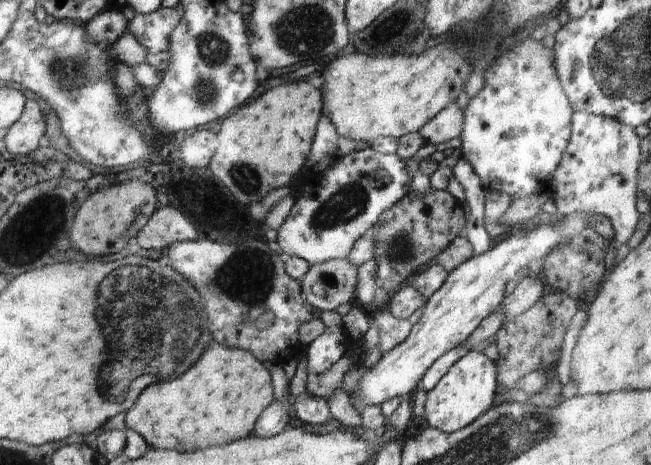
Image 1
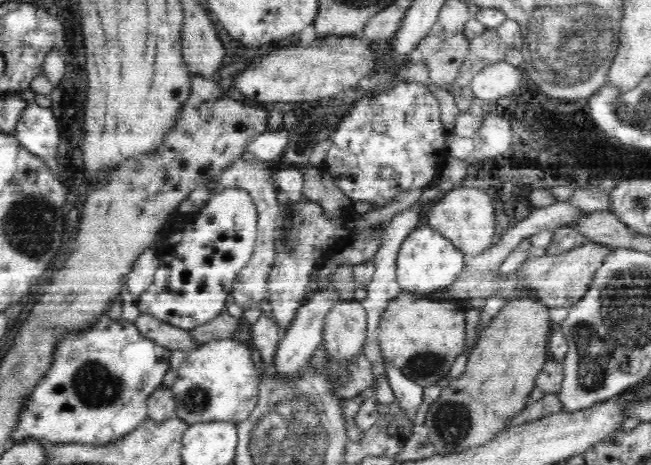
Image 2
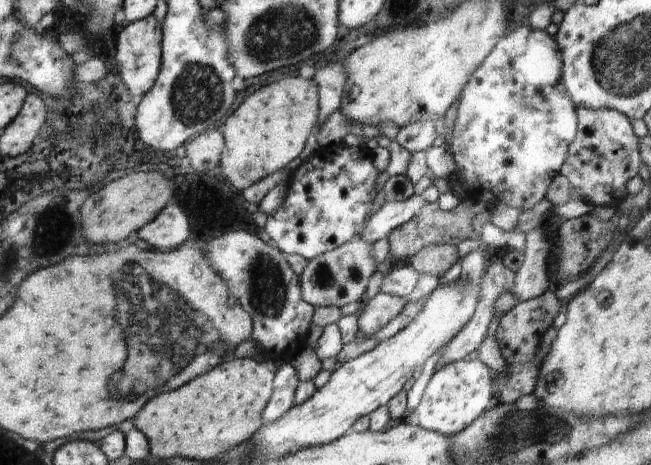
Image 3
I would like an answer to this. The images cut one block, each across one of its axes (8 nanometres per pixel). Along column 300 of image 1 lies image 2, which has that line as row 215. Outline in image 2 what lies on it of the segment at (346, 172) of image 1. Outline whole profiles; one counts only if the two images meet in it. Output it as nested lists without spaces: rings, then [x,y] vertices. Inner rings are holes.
[[[234,187],[213,192],[204,206],[192,216],[192,222],[183,222],[181,227],[163,238],[162,247],[156,250],[160,266],[154,274],[153,283],[138,298],[133,299],[138,310],[173,327],[189,331],[224,313],[224,302],[233,290],[237,276],[254,254],[257,222],[258,209],[246,190]]]

